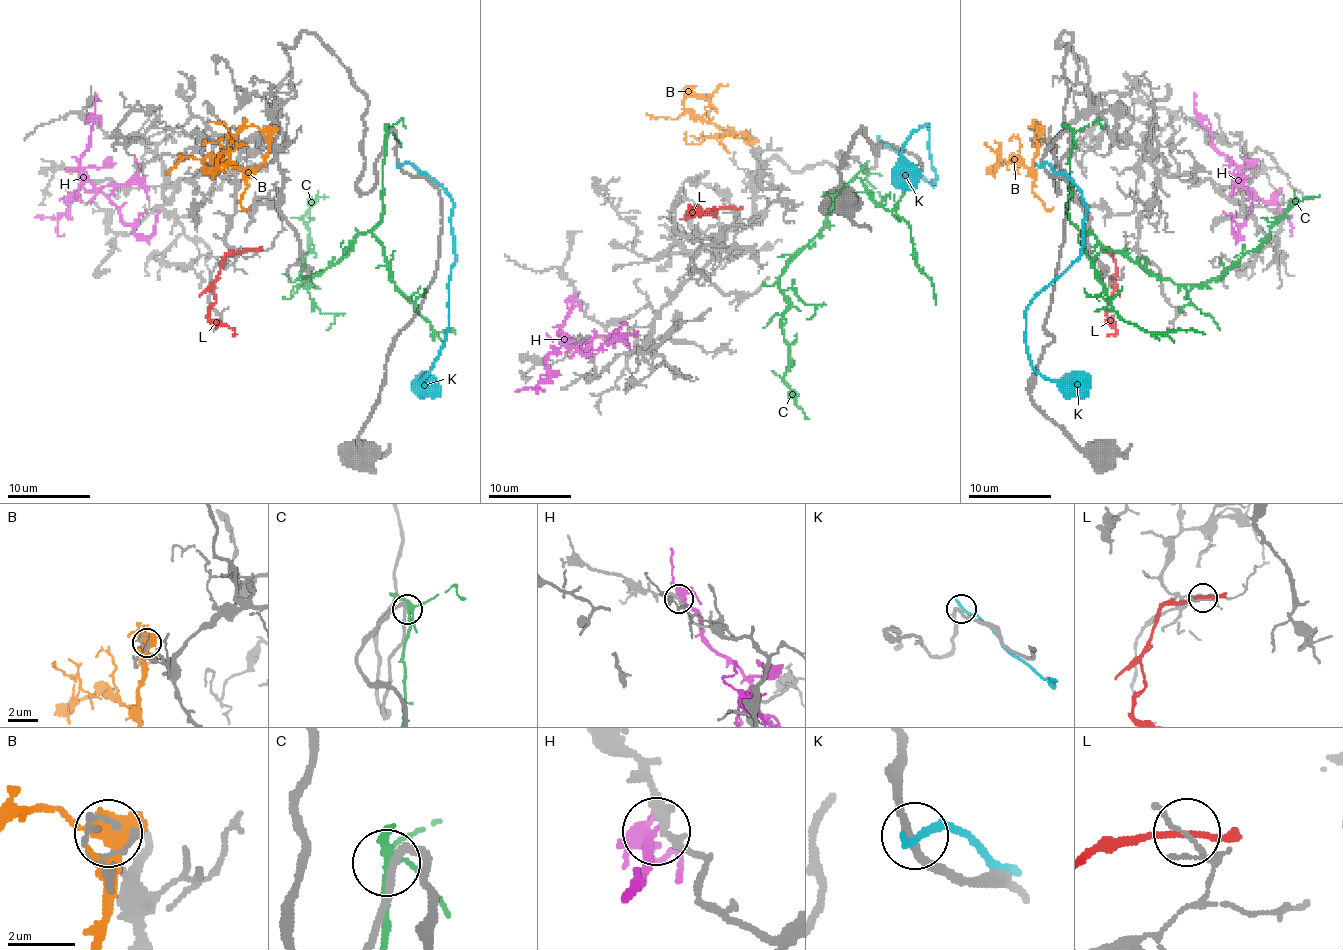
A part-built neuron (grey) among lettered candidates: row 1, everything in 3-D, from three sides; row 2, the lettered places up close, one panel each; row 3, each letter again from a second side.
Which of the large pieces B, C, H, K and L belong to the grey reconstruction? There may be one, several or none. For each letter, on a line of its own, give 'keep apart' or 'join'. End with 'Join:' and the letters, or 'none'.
B: keep apart
C: keep apart
H: keep apart
K: keep apart
L: keep apart
Join: none

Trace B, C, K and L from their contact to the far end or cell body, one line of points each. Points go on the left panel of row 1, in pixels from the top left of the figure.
B: (268, 132), (268, 155), (255, 167), (216, 165), (207, 157), (203, 161), (213, 167), (222, 153), (247, 144)
C: (386, 132), (382, 217), (299, 284), (307, 282), (303, 215), (328, 196)
K: (401, 165), (411, 163), (424, 171), (453, 207), (455, 257), (444, 346), (421, 379), (428, 377), (432, 388)
L: (249, 250), (228, 253), (213, 284), (216, 300), (209, 307), (209, 317), (228, 325), (234, 332), (232, 336)

